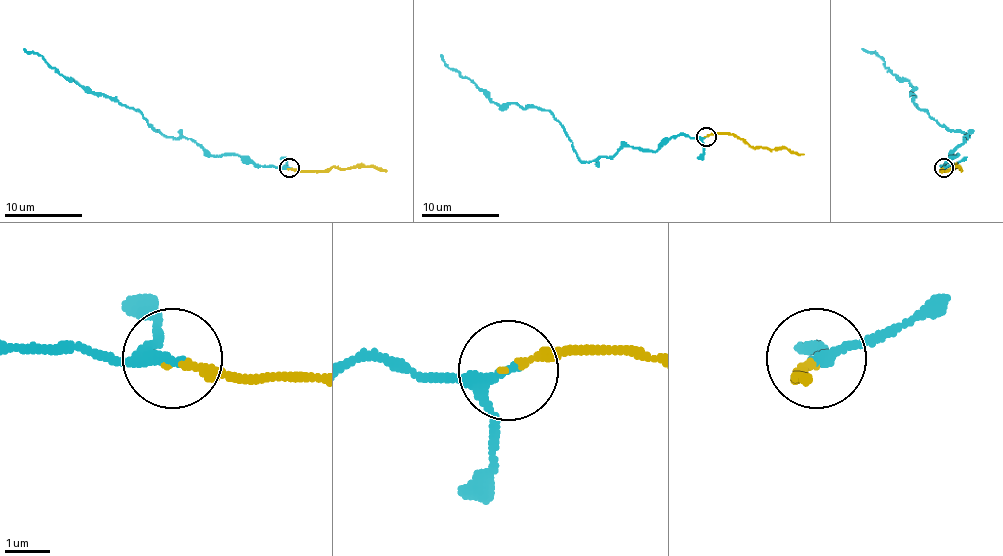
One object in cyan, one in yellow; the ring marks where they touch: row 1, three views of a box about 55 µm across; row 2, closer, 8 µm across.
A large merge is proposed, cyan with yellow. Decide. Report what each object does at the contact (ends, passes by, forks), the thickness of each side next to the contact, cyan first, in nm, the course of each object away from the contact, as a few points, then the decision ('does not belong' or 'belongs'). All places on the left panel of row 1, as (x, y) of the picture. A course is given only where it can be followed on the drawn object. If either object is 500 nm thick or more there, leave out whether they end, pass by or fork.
cyan passes by | yellow ends | 200/160 nm | cyan via (288, 168), (164, 137), (130, 108), (85, 92), (23, 49) | yellow via (288, 168), (314, 170), (372, 166), (386, 172) | belongs

